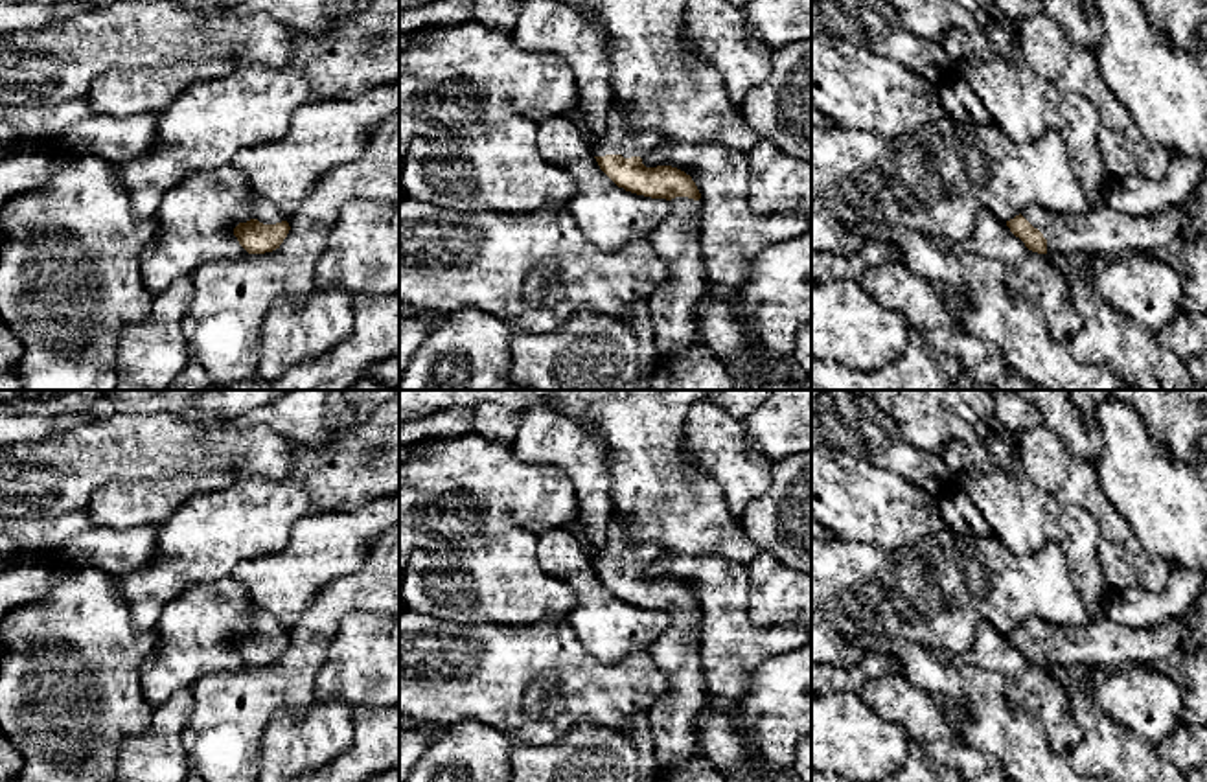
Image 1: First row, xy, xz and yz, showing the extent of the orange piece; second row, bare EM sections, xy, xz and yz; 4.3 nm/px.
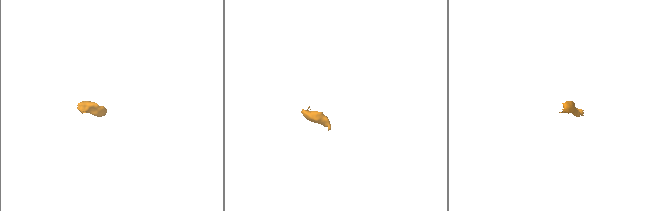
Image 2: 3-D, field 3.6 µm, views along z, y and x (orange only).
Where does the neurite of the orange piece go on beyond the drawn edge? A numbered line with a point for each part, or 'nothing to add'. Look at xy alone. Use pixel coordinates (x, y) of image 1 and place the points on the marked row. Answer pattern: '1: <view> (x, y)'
1: xy (265, 212)

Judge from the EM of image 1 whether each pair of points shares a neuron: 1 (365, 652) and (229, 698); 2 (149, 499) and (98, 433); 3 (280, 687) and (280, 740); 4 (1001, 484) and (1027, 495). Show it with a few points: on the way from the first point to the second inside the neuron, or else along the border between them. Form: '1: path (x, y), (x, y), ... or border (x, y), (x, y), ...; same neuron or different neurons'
1: border (328, 650), (313, 700); different neurons
2: border (172, 475), (144, 481), (109, 481), (94, 494); different neurons
3: border (313, 700), (300, 709), (280, 707), (260, 746); different neurons
4: path (1007, 490), (1012, 495), (1022, 495); same neuron

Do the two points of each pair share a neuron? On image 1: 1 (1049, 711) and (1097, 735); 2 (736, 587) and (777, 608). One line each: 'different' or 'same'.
1: different
2: different

